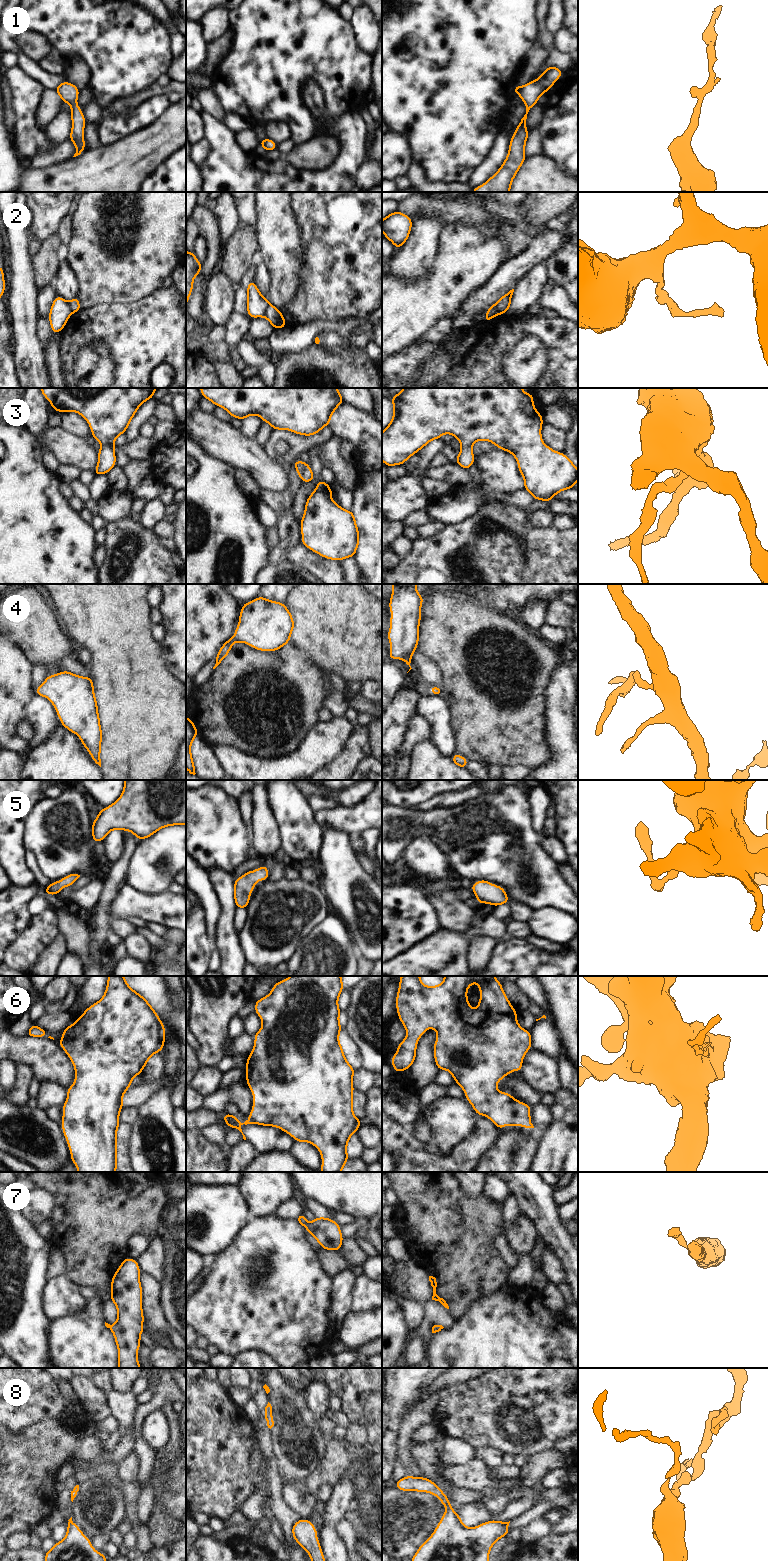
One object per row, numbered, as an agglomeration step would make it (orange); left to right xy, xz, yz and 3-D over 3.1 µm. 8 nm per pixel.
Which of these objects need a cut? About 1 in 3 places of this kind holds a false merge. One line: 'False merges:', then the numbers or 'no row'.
False merges: 2, 6

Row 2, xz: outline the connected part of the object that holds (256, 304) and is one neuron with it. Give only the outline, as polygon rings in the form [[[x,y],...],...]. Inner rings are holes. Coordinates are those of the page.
[[[254,281],[247,285],[247,313],[249,317],[264,317],[267,307],[270,305],[268,299],[264,298],[258,290]]]

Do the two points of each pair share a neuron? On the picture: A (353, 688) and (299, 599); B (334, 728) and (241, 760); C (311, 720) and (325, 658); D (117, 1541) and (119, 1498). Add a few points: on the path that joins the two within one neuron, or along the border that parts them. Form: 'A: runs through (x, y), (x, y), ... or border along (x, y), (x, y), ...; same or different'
A: border along (340, 680), (360, 680), (363, 682); different
B: runs through (311, 751), (297, 765), (291, 767), (264, 767); same
C: border along (306, 652), (318, 665), (330, 672), (339, 681); different
D: border along (115, 1529), (108, 1533), (92, 1536); different

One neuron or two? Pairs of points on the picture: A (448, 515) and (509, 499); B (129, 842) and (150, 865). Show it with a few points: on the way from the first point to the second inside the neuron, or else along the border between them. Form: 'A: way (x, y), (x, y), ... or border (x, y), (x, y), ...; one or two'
A: way (463, 504), (483, 498), (494, 498); one
B: border (140, 840), (126, 869); two

